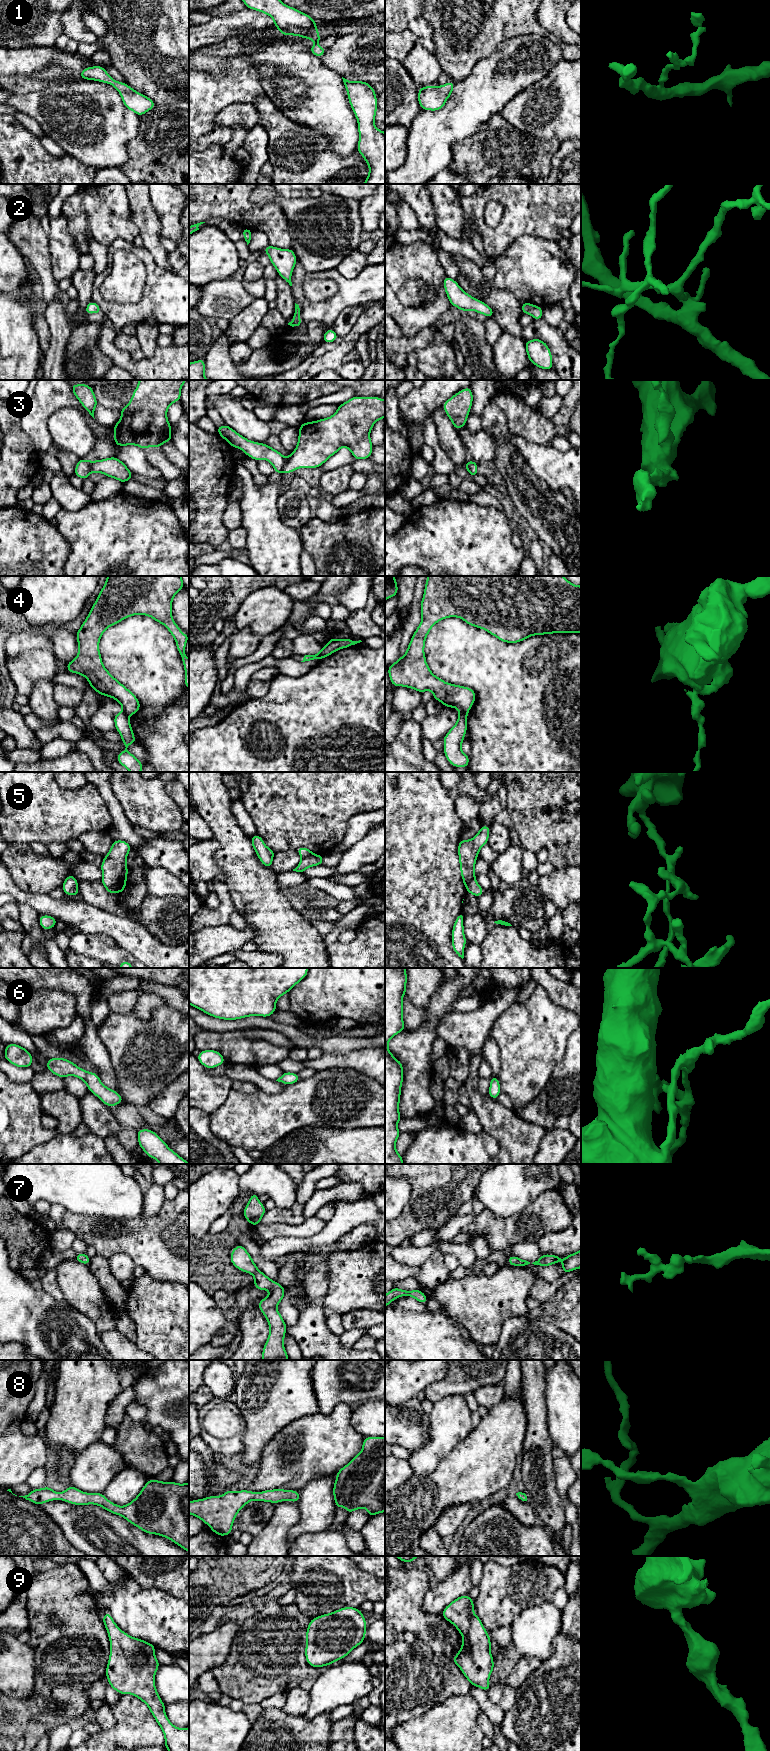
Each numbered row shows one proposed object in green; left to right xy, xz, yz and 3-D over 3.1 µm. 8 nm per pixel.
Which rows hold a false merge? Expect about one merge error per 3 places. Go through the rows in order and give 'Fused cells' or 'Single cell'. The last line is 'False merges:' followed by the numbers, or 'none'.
1: Single cell
2: Single cell
3: Fused cells
4: Fused cells
5: Fused cells
6: Single cell
7: Single cell
8: Single cell
9: Single cell
False merges: 3, 4, 5

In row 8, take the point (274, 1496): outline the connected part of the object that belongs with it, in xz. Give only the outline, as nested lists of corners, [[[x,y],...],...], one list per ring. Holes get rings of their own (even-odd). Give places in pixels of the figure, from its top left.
[[[281,1488],[251,1492],[249,1490],[227,1490],[221,1496],[209,1496],[189,1501],[189,1514],[199,1518],[219,1536],[230,1535],[238,1512],[252,1500],[277,1504],[281,1501],[298,1503],[299,1491]]]

